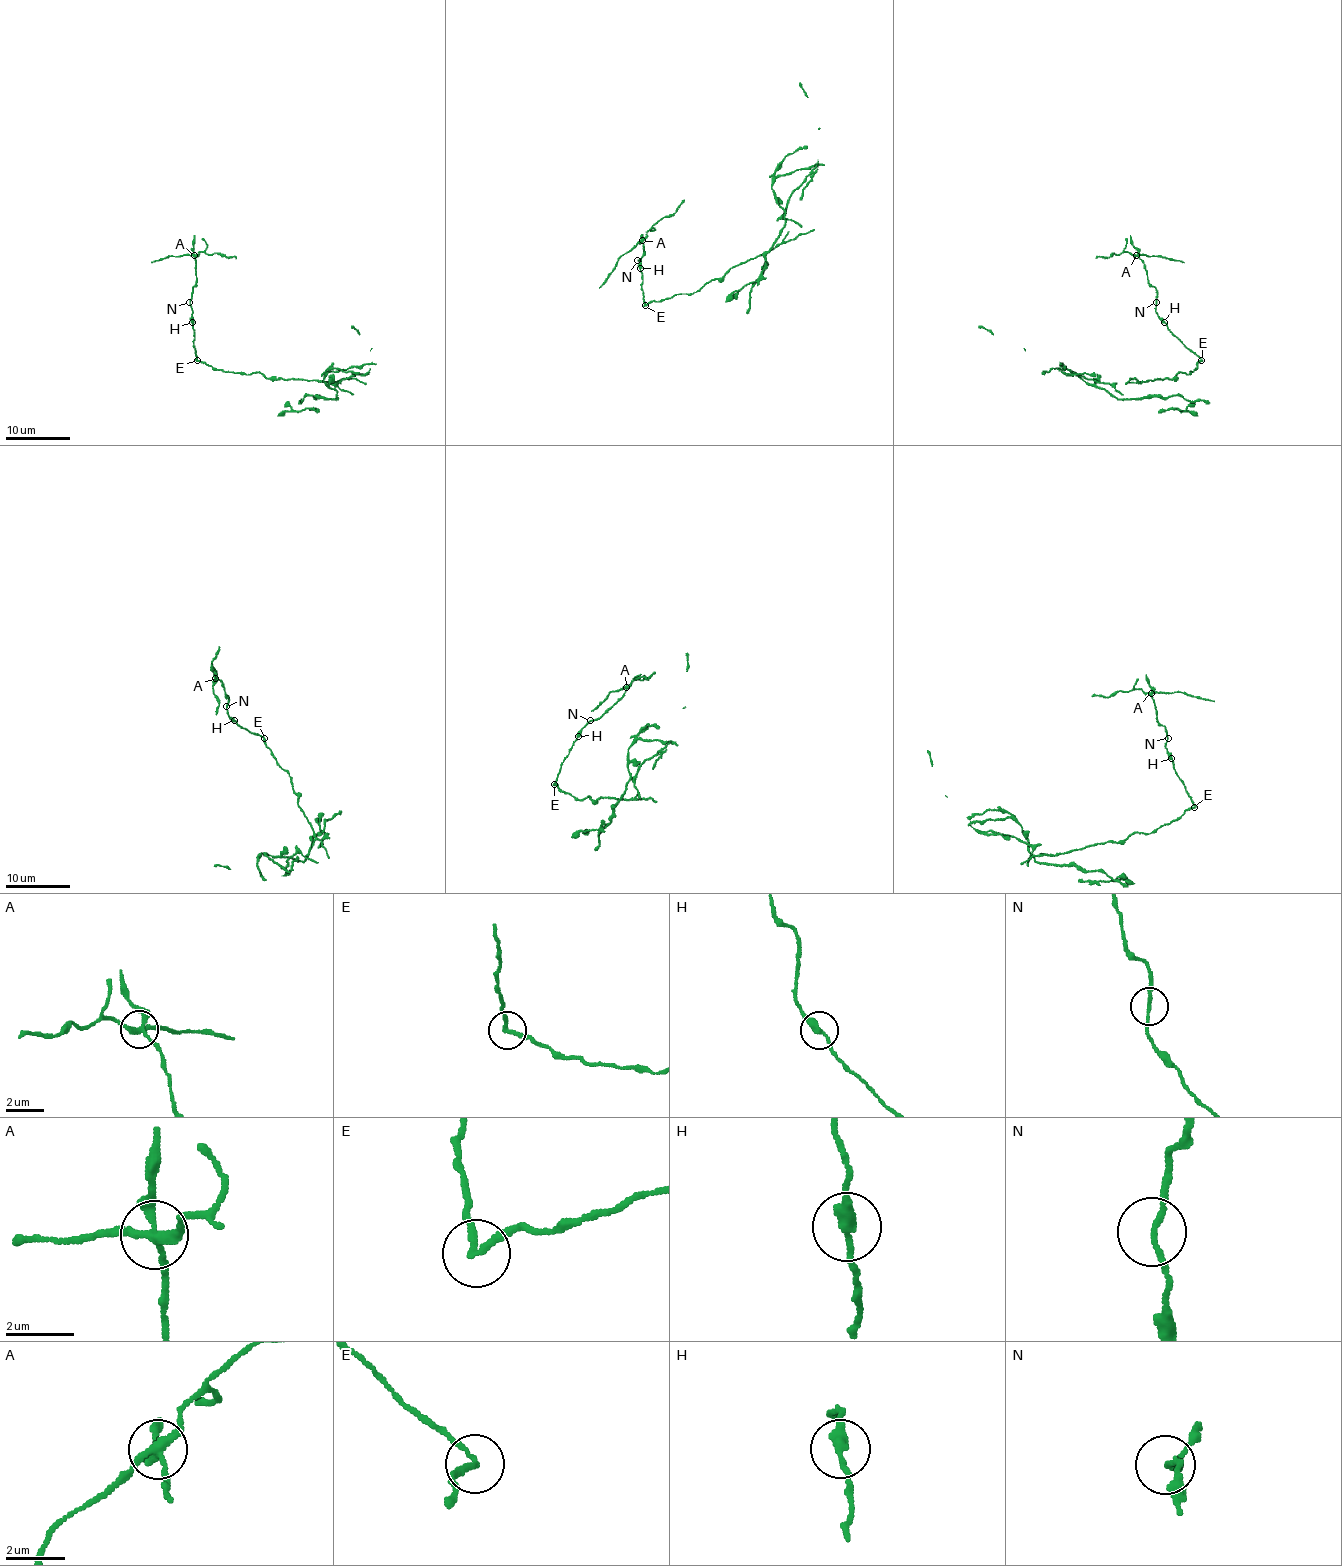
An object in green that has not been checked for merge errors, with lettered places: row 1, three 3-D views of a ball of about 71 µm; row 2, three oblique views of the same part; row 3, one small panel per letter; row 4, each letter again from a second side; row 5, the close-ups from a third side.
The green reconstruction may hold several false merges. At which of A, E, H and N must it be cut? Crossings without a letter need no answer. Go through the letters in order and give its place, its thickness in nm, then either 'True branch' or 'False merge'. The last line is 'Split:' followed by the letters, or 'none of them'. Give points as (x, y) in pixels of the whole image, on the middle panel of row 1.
A: Place: (642, 240). Thickness 280 nm. False merge
E: Place: (645, 305). Thickness 190 nm. False merge
H: Place: (640, 268). Thickness 320 nm. True branch
N: Place: (637, 260). Thickness 150 nm. True branch
Split: A, E

